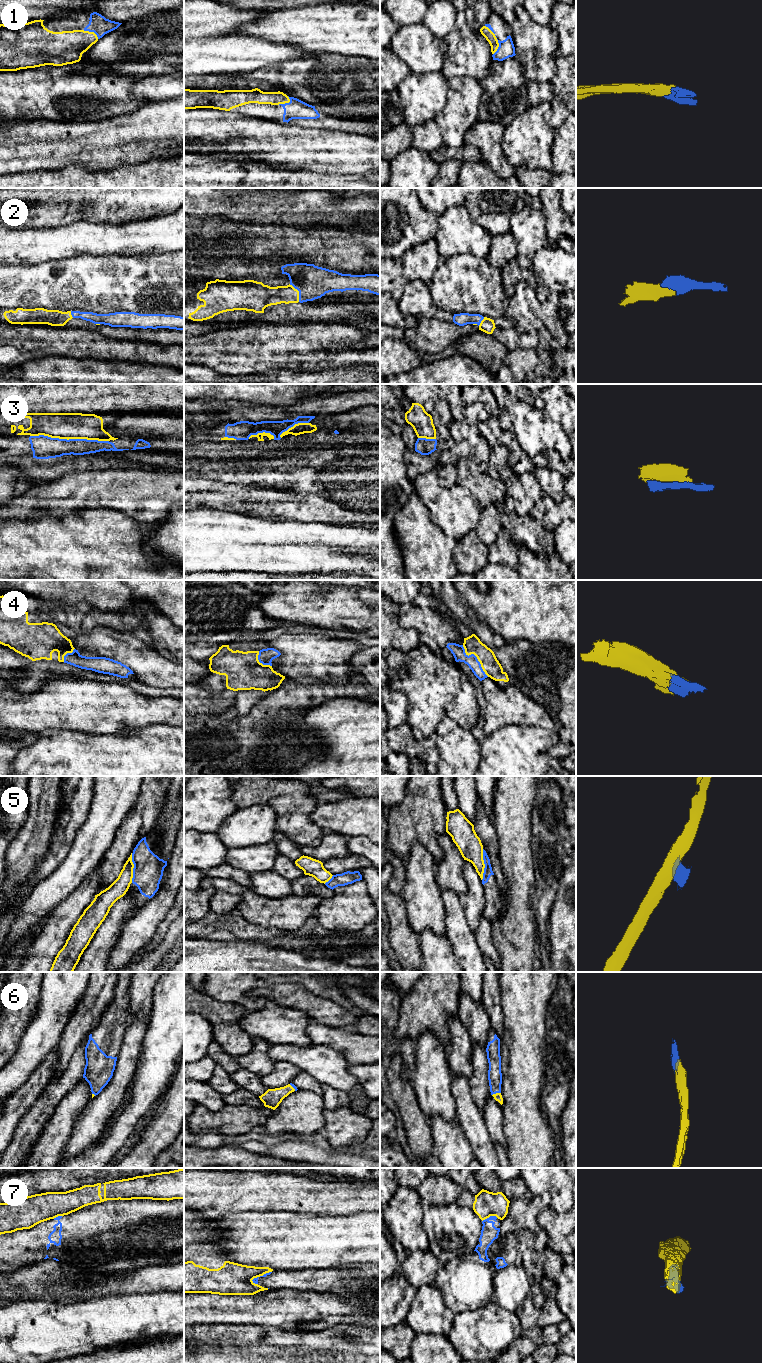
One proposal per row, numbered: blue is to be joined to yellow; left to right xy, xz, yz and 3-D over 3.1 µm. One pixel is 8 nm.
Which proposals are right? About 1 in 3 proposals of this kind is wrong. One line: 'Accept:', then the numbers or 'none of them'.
Accept: 1, 2, 4, 6

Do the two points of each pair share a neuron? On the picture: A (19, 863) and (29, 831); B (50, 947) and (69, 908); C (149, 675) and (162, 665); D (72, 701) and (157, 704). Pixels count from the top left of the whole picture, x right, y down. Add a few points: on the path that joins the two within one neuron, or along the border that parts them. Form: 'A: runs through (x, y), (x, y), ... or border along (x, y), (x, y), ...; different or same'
A: runs through (23, 855), (29, 847), (29, 839); same
B: runs through (53, 937), (59, 925), (66, 918); same
C: runs through (152, 672), (159, 667); same
D: runs through (93, 705), (136, 705); same

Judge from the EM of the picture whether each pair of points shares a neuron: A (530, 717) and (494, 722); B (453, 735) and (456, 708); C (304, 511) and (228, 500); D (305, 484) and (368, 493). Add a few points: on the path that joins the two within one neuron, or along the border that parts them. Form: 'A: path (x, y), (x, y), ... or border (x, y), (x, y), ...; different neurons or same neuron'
A: path (521, 713), (503, 713); same neuron
B: border (435, 729), (444, 717), (450, 717), (470, 731); different neurons
C: path (285, 497), (247, 495); same neuron
D: path (321, 484), (352, 484); same neuron

